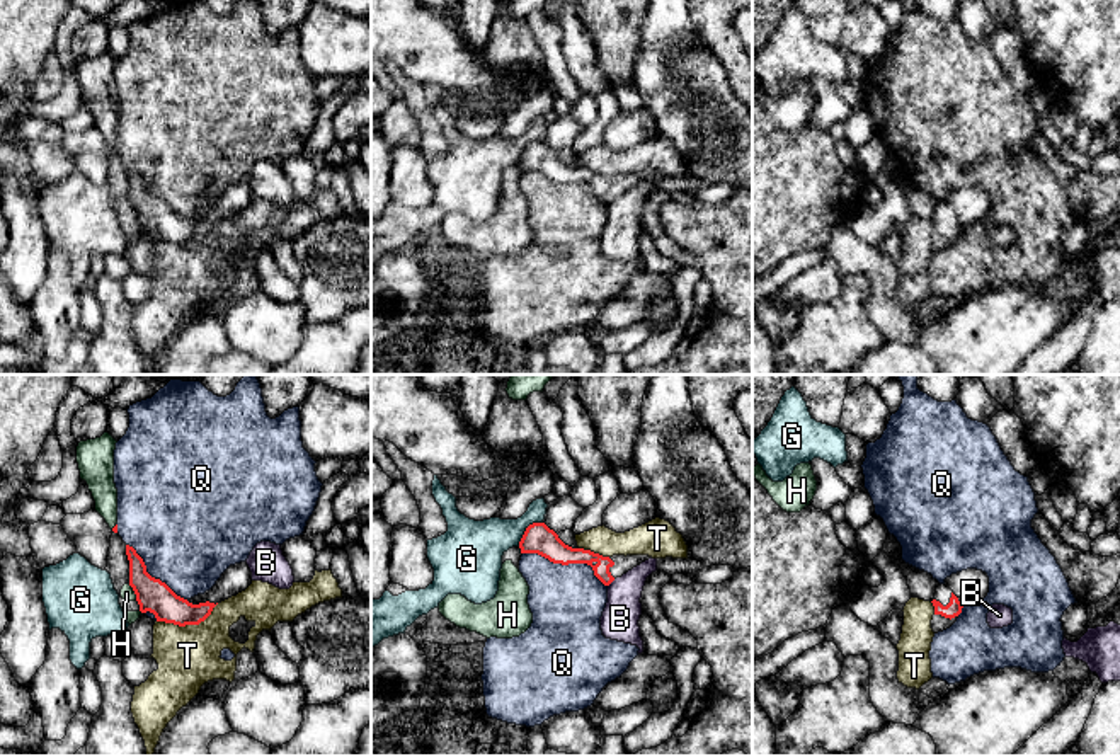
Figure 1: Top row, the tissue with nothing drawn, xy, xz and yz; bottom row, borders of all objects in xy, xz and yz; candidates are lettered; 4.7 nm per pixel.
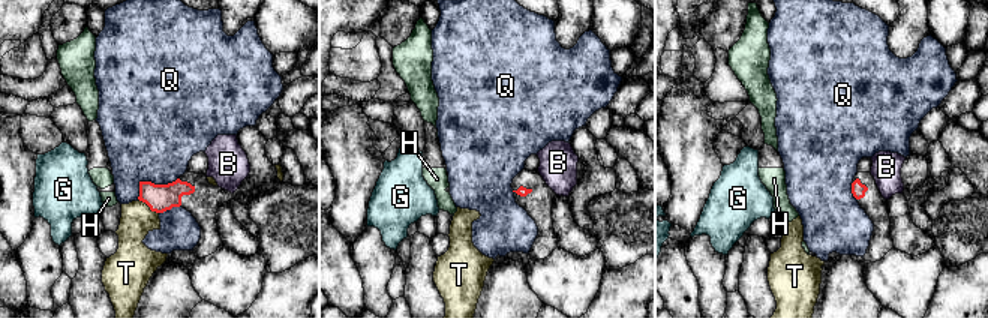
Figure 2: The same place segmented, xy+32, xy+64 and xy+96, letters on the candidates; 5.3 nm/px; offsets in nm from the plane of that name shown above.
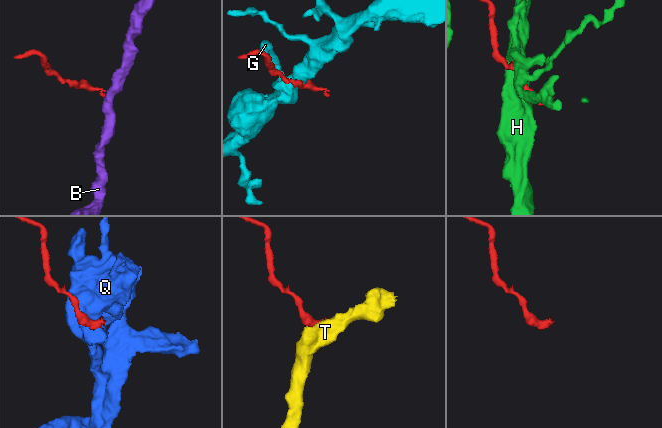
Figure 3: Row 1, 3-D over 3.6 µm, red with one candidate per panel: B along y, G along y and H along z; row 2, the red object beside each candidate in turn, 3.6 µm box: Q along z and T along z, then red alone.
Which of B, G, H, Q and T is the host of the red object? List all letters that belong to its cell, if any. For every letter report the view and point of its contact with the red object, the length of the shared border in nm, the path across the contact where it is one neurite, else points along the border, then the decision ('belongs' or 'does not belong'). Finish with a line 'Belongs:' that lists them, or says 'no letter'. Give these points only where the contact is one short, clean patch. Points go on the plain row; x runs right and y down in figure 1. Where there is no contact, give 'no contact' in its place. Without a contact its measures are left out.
B: meets red in xz at (611, 200); contact 50 nm long; border along xz (615, 198), (608, 205); does not belong
G: meets red in xz at (526, 148); contact 170 nm long; border along xz (542, 140), (533, 140), (518, 164); does not belong
H: meets red in xy at (133, 208); contact 80 nm long; border along xy (128, 203), (137, 217); does not belong
Q: meets red in xz at (567, 183); contact 440 nm long; does not belong
T: meets red in xy at (188, 242); contact 300 nm long; border along xy (218, 222), (198, 242), (174, 244), (157, 240); does not belong
Belongs: no letter

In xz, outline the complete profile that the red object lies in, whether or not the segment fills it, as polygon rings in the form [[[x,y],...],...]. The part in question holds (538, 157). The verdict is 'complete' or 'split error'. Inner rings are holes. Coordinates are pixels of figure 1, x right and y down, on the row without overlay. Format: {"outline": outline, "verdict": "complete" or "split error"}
{"outline": [[[533,141],[526,146],[521,160],[521,172],[538,172],[553,182],[587,182],[592,186],[594,194],[609,204],[616,196],[621,196],[633,186],[649,179],[649,174],[613,174],[603,175],[591,169],[572,167],[565,163],[558,153],[550,148],[545,141]]], "verdict": "split error"}

